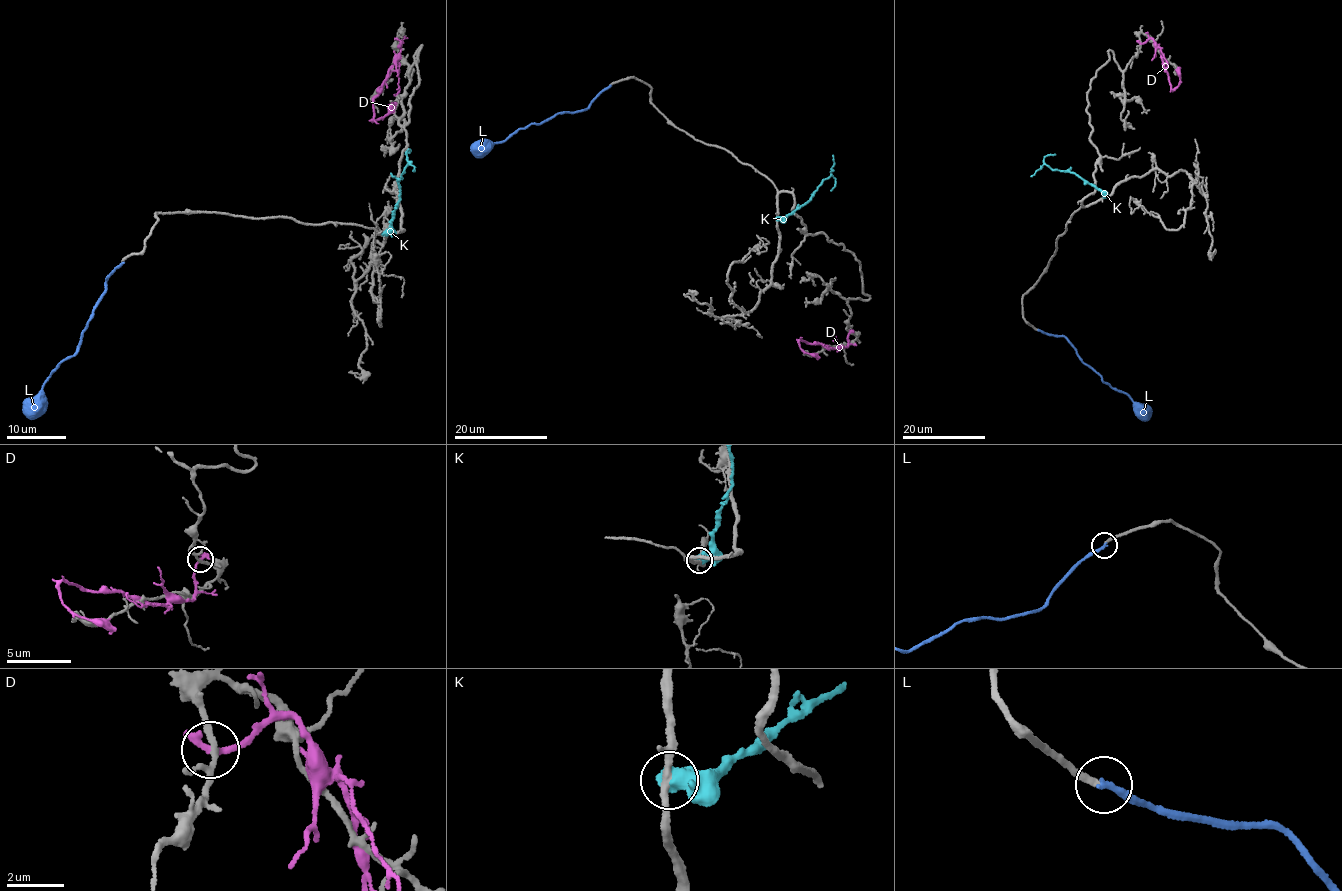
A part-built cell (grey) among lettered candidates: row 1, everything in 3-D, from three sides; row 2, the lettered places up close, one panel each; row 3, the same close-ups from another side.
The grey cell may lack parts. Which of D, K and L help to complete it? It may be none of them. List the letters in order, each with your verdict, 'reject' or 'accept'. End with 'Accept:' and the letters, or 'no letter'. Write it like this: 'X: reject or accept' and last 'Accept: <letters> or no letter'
D: reject
K: reject
L: reject
Accept: no letter

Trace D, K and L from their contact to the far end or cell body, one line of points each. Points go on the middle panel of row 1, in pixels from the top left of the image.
D: (850, 332), (847, 347), (835, 348), (799, 340), (800, 348), (820, 358)
K: (777, 219), (810, 200), (824, 180), (830, 177), (832, 155)
L: (609, 85), (588, 107), (562, 112), (538, 124), (517, 129), (481, 153), (471, 150)

